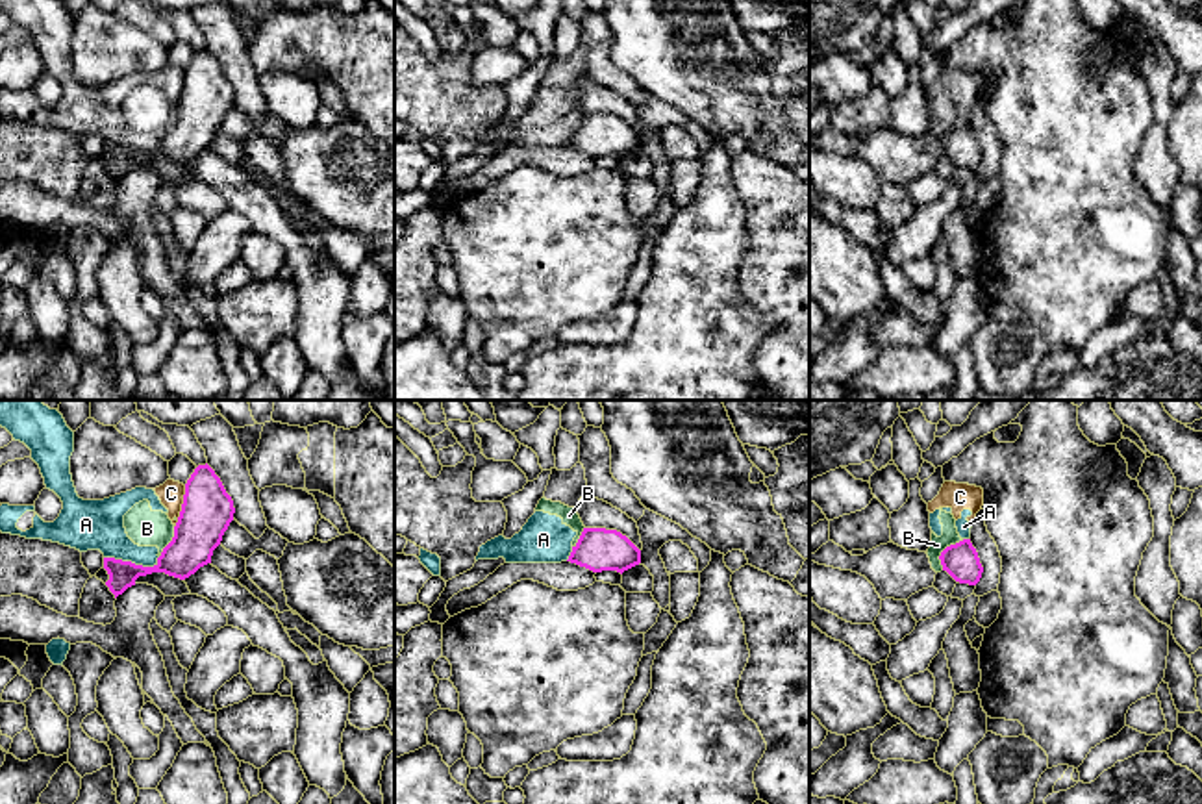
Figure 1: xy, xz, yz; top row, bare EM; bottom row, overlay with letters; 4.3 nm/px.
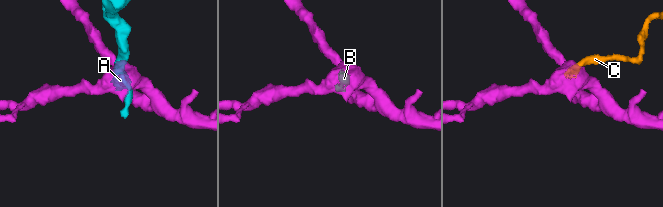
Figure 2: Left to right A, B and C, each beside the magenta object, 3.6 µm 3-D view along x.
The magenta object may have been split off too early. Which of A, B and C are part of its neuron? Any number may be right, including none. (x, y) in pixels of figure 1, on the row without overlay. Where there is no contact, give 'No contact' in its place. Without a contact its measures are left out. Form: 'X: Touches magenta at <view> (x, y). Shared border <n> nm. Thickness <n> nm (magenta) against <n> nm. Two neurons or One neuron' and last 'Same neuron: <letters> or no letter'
A: Touches magenta at xy (134, 149). Shared border 240 nm. Thickness 180 nm (magenta) against 220 nm. Two neurons
B: Touches magenta at yz (943, 136). Shared border 170 nm. Thickness 150 nm (magenta) against 70 nm. Two neurons
C: Touches magenta at xy (182, 91). Shared border 190 nm. Thickness 220 nm (magenta) against 110 nm. Two neurons
Same neuron: no letter

